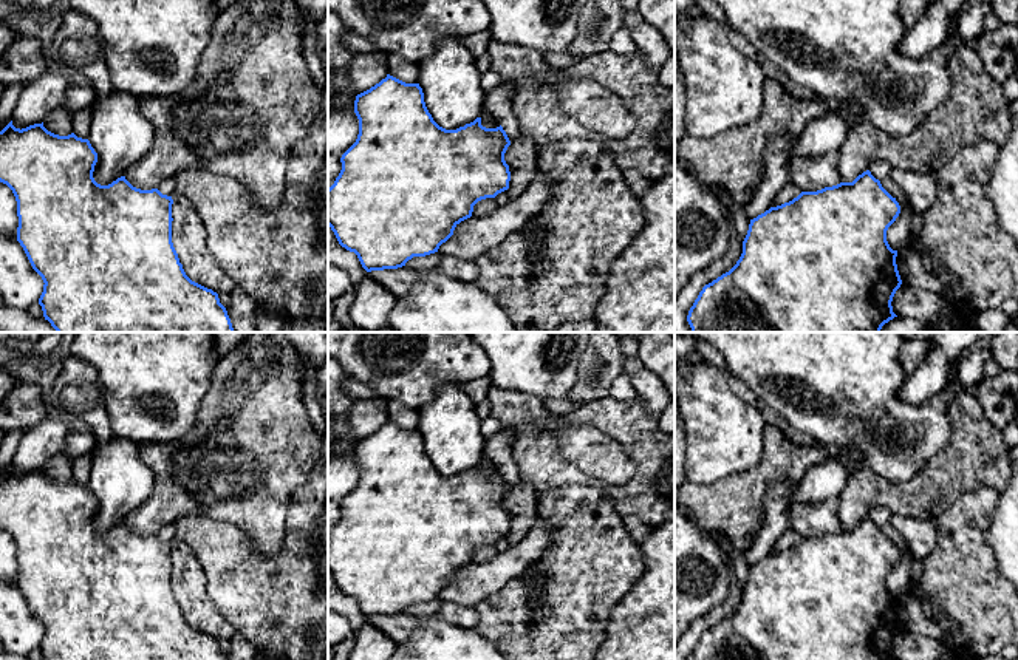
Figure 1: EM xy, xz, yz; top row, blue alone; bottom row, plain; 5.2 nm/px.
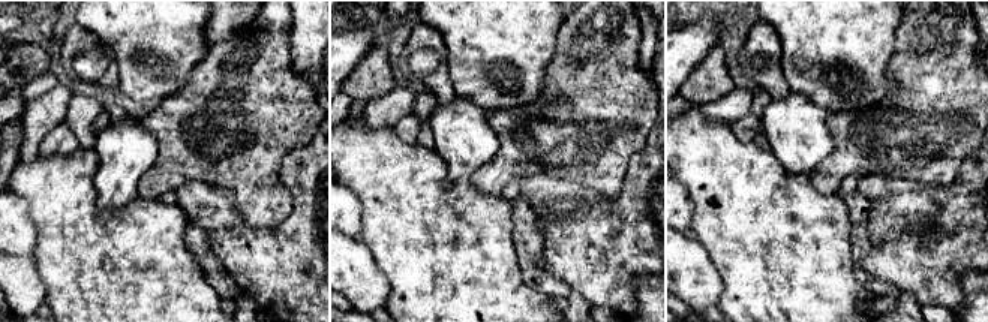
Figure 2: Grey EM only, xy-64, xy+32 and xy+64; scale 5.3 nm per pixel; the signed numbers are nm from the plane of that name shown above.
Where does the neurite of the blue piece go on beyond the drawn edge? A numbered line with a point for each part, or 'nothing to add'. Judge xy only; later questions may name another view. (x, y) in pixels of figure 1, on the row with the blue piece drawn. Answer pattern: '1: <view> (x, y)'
nothing to add

